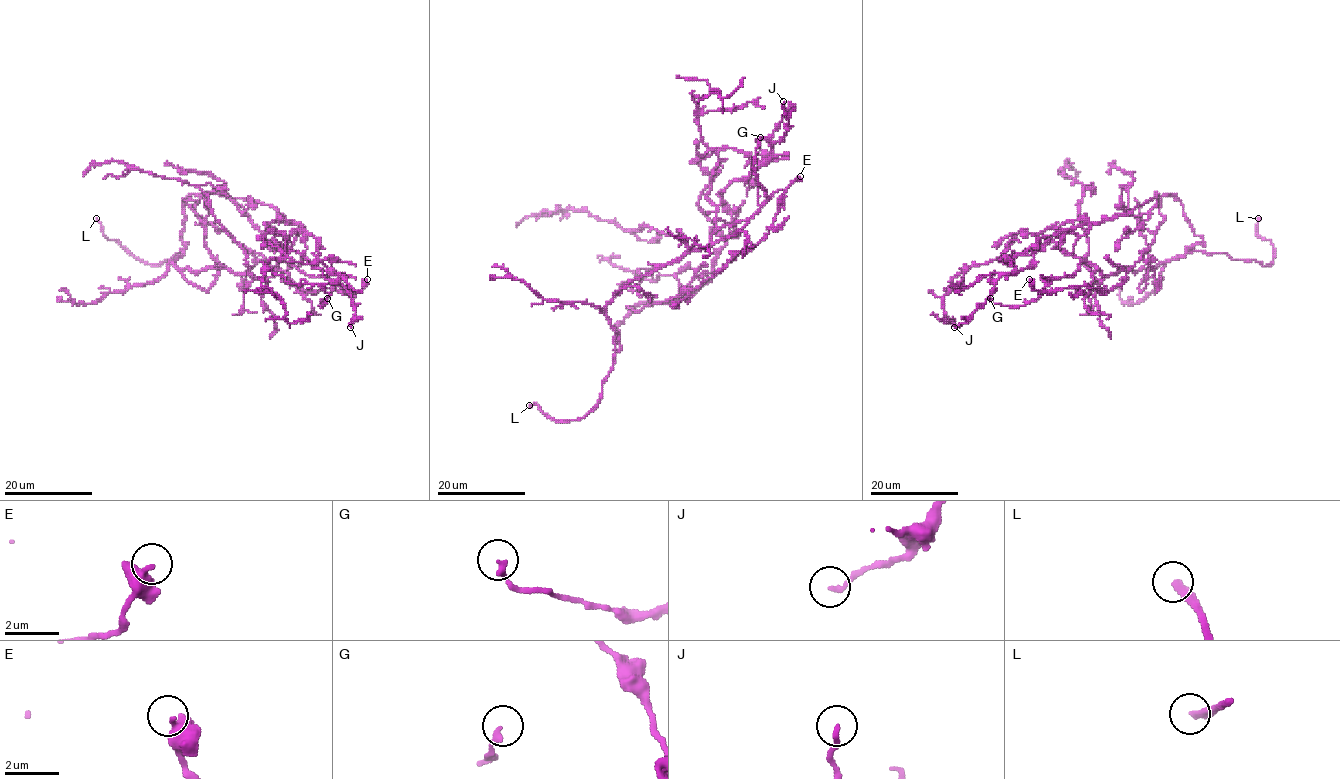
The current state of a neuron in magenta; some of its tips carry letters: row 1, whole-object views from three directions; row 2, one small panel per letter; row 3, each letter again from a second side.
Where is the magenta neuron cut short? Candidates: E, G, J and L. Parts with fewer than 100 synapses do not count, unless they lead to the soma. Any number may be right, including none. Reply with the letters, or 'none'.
L

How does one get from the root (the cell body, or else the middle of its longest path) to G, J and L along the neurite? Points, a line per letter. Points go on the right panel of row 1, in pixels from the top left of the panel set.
G: (1180, 257), (1105, 278), (1080, 262), (1072, 276), (1053, 279), (1024, 305), (990, 298)
J: (1180, 257), (1102, 278), (1072, 255), (1076, 235), (1056, 231), (1028, 267), (1005, 273), (954, 327)
L: (1180, 257), (1202, 250), (1268, 266), (1274, 260), (1274, 246), (1257, 234), (1258, 218)

